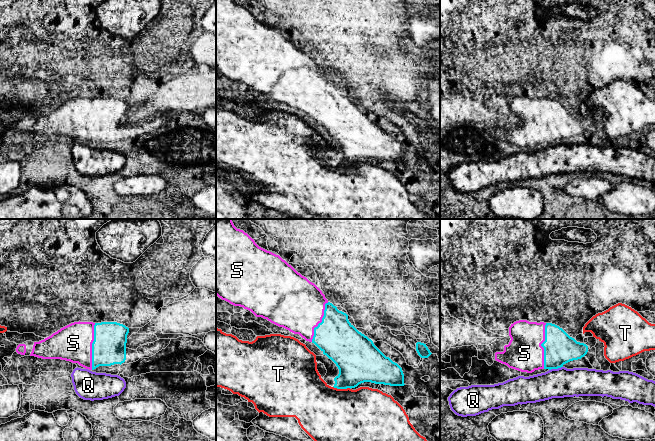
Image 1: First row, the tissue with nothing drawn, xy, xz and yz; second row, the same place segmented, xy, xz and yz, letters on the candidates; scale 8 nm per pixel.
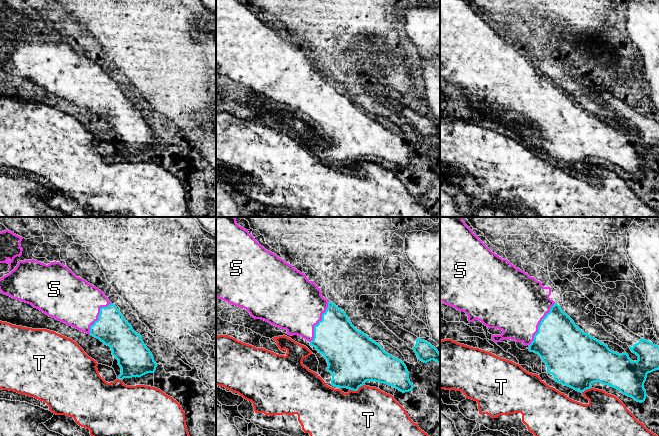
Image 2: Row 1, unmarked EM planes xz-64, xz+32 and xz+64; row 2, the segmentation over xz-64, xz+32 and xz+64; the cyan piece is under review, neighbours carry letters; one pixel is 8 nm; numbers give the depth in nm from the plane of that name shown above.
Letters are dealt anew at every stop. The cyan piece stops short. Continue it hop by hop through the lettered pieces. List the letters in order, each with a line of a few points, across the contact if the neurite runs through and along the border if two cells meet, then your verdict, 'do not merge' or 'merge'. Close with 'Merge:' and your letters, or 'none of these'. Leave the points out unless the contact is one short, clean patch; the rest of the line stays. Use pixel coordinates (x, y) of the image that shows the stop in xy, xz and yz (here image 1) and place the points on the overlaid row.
Q: line yz (562, 366), (549, 370); do not merge
S: merge
T: do not merge
Merge: S

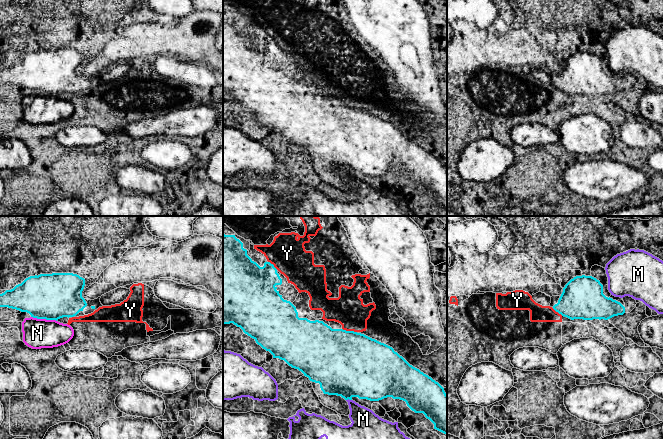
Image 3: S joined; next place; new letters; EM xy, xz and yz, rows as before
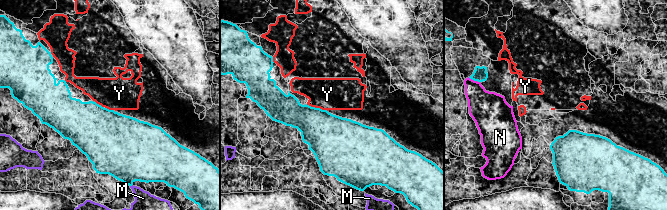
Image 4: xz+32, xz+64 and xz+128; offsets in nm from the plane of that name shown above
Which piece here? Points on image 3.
M: do not merge
N: line xy (31, 316), (54, 319), (56, 321); do not merge
Y: do not merge
Merge: none of these

